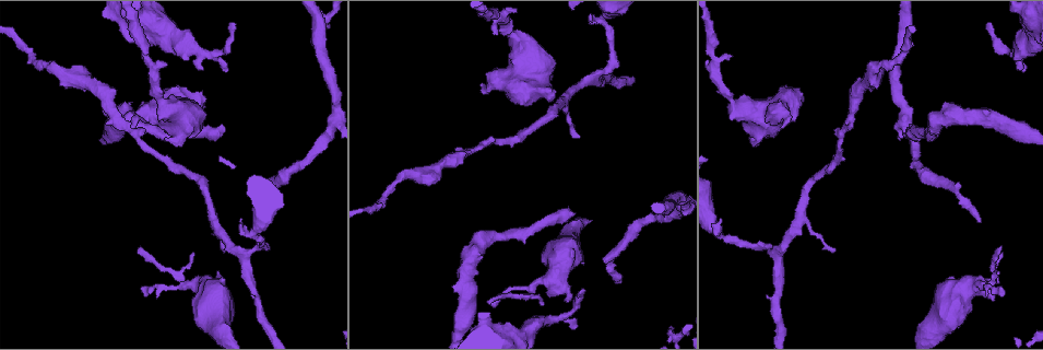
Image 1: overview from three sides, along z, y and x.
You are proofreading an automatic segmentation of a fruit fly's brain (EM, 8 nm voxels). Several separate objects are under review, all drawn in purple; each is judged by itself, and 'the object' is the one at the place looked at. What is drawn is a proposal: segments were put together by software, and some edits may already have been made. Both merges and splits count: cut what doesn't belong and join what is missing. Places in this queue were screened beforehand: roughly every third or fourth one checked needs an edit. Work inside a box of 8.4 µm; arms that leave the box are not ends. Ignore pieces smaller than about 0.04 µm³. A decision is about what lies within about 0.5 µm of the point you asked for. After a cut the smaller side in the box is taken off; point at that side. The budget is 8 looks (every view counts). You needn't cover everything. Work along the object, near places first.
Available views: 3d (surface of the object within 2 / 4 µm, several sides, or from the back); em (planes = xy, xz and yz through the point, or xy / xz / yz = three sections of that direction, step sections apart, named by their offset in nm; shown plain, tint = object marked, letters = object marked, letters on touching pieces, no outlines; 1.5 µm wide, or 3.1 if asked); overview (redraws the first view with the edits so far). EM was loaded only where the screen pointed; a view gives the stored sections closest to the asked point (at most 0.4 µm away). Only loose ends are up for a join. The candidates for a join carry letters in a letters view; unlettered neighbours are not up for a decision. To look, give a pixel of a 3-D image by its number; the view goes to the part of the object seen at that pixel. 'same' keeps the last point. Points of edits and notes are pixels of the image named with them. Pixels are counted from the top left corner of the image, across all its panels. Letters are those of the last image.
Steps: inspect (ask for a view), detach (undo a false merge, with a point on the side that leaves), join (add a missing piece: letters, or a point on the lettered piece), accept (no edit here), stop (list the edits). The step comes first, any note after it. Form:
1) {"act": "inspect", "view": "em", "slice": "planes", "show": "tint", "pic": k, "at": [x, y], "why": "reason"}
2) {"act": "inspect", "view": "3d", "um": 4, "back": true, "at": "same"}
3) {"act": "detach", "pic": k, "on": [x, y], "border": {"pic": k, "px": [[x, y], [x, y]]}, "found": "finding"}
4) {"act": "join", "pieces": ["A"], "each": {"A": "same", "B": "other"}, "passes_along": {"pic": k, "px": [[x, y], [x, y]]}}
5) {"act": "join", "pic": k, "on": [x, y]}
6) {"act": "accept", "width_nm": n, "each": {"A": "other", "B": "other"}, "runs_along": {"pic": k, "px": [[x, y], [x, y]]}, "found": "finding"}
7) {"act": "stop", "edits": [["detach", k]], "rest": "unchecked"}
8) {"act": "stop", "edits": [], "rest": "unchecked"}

{"act": "inspect", "view": "3d", "um": 4, "pic": 1, "at": [202, 91], "why": "stops while still wide"}

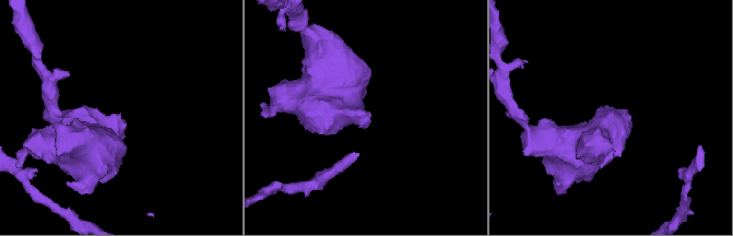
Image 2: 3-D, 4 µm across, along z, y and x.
{"act": "inspect", "view": "em", "slice": "xy", "step": 8, "show": "letters", "pic": 2, "at": [364, 115]}

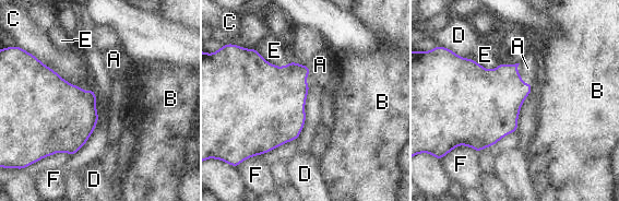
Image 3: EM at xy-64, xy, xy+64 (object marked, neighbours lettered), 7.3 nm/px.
{"act": "inspect", "view": "em", "slice": "planes", "show": "letters", "at": "same"}

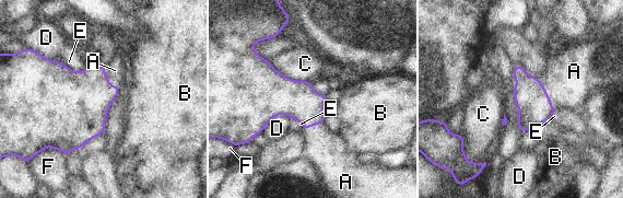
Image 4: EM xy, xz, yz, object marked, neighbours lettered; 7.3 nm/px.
{"act": "join", "pieces": ["A"], "each": {"A": "same", "B": "other", "C": "other", "D": "other", "E": "other", "F": "other"}, "passes_along": {"pic": 4, "px": [[535, 107], [545, 91], [573, 72]]}, "found": "the neuron continues"}

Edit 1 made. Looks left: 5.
{"act": "inspect", "view": "em", "slice": "xy", "step": 8, "show": "tint", "pic": 1, "at": [225, 127], "why": "an open end"}

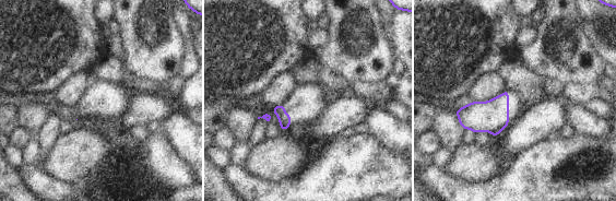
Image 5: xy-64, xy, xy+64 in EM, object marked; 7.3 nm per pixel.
{"act": "inspect", "view": "em", "slice": "planes", "show": "letters", "at": "same", "why": "cut it another way"}

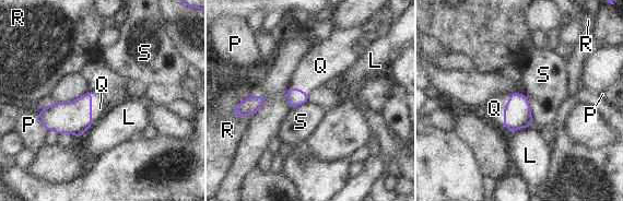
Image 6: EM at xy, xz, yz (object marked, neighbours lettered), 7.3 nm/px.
{"act": "join", "pieces": ["Q"], "each": {"L": "other", "P": "other", "Q": "same", "R": "other", "S": "other"}, "passes_along": {"pic": 6, "px": [[74, 117], [91, 108], [100, 108]]}, "found": "it goes on there"}

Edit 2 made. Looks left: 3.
{"act": "stop", "edits": [["join", 4], ["join", 6]], "rest": "unchecked"}

